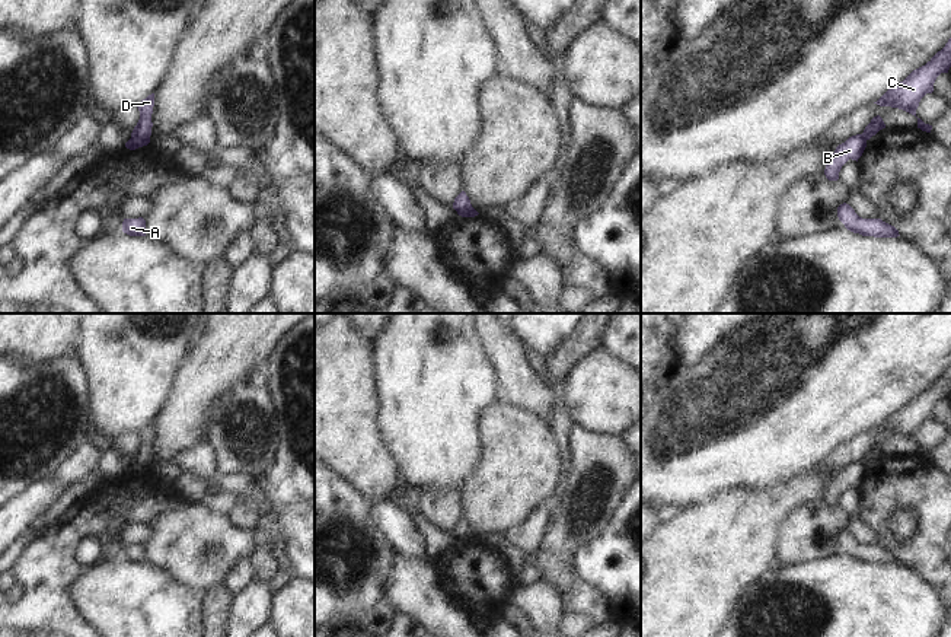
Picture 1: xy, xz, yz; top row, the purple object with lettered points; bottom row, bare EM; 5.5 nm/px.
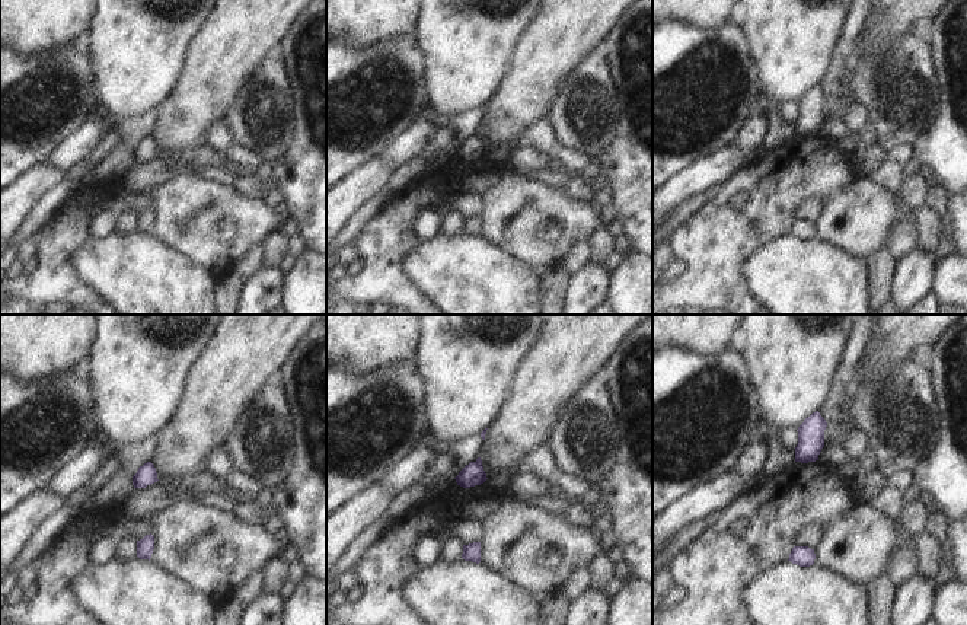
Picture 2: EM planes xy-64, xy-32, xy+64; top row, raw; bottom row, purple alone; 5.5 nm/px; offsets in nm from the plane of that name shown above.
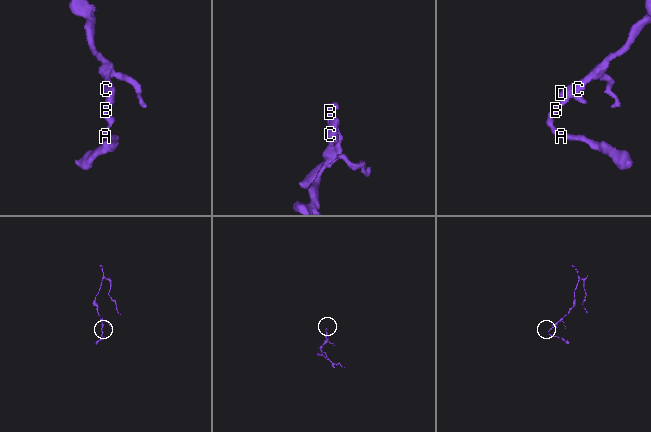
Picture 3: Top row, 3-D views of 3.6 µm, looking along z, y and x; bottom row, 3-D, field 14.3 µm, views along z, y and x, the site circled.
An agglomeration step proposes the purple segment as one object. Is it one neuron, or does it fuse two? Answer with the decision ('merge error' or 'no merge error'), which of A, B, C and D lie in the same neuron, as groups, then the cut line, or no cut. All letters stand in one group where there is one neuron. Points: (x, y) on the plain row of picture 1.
merge error; groups A B / C D; cut xy (131, 464), (147, 470)

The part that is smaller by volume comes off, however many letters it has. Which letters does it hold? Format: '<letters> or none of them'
A, B

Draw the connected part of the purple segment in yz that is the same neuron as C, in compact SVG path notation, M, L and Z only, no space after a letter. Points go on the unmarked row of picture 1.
M951 364L925 392L913 396L903 408L890 414L877 429L880 433L903 436L916 443L920 426L934 418L934 410L951 394Z

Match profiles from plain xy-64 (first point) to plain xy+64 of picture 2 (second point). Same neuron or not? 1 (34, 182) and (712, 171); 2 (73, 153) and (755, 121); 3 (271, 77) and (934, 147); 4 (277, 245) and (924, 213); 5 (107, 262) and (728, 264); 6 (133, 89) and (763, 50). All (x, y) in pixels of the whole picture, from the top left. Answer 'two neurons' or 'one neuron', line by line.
1: one neuron
2: one neuron
3: two neurons
4: one neuron
5: two neurons
6: one neuron

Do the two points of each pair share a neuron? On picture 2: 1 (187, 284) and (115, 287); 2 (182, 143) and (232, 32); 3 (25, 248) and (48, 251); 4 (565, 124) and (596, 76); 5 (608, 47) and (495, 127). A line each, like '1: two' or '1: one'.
1: one
2: one
3: two
4: one
5: two

